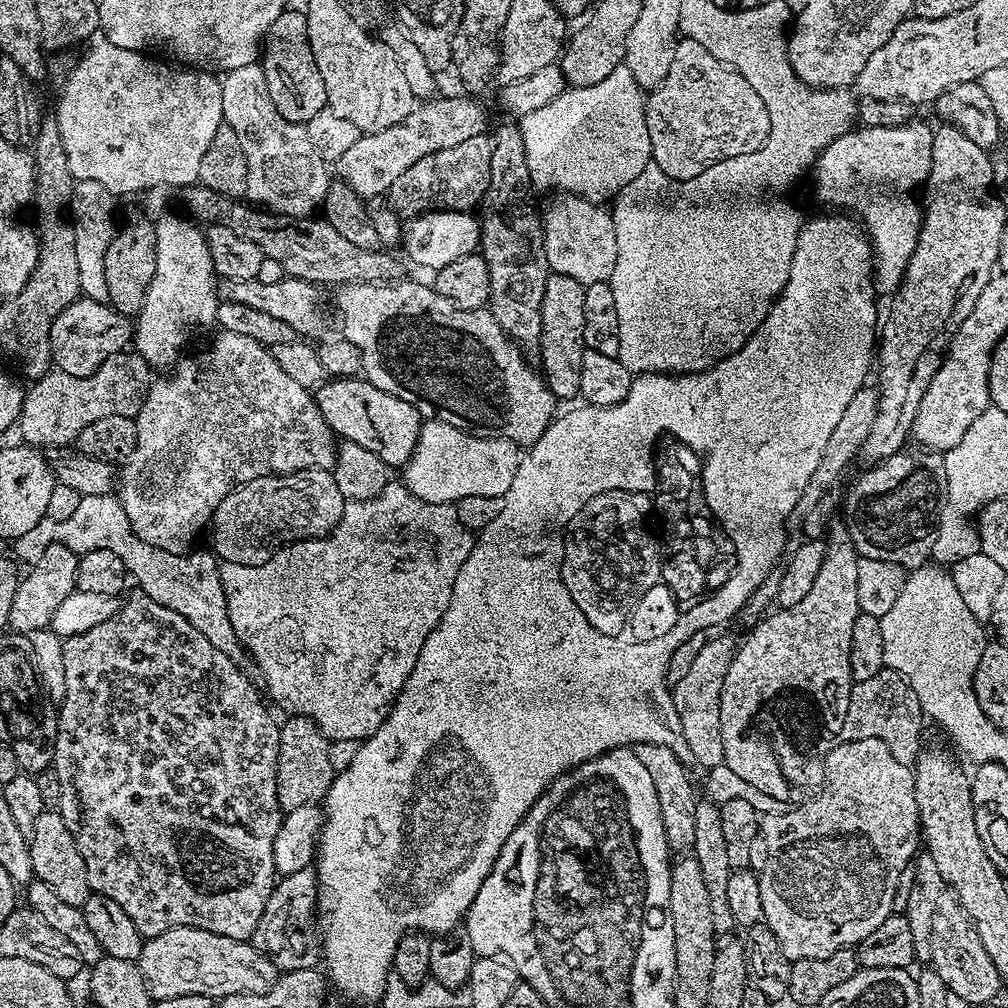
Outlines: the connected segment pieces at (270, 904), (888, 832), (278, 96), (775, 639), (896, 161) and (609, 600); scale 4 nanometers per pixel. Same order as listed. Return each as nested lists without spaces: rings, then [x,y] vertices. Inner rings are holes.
[[[306,867],[277,879],[270,898],[266,898],[266,910],[262,910],[262,918],[258,918],[258,926],[254,926],[250,942],[270,960],[277,973],[316,968],[316,959],[321,959],[322,948],[318,943],[318,932],[313,920],[318,908],[317,891],[316,873],[311,867]]]
[[[862,737],[860,740],[839,743],[827,753],[828,756],[828,785],[817,794],[813,800],[800,804],[797,808],[790,807],[776,815],[765,815],[759,821],[758,832],[763,836],[768,851],[768,860],[759,869],[760,889],[762,890],[763,923],[774,930],[774,938],[778,938],[778,946],[782,946],[782,954],[791,962],[802,958],[826,958],[834,954],[834,950],[842,950],[855,946],[872,933],[877,926],[882,926],[886,918],[893,915],[896,908],[896,891],[900,889],[900,875],[909,867],[910,861],[917,855],[918,845],[922,840],[918,802],[914,798],[915,771],[902,765],[891,754],[892,747],[881,737]]]
[[[286,10],[274,18],[274,26],[264,36],[262,67],[266,74],[266,90],[270,90],[270,102],[278,106],[278,114],[286,122],[306,125],[323,108],[327,108],[326,82],[314,62],[314,50],[310,50],[310,38],[306,34],[306,18],[303,11]]]
[[[836,518],[828,526],[826,533],[826,543],[824,546],[824,557],[822,558],[822,570],[818,570],[818,578],[814,578],[814,587],[811,588],[810,594],[806,594],[806,598],[802,598],[802,602],[794,602],[794,606],[789,608],[777,607],[775,610],[769,611],[751,629],[752,632],[744,640],[744,645],[735,649],[732,661],[730,662],[730,670],[726,670],[726,678],[728,682],[728,692],[732,692],[732,696],[760,696],[760,688],[764,688],[764,684],[808,684],[808,688],[812,688],[812,692],[816,692],[816,696],[820,696],[820,700],[824,700],[824,704],[828,704],[828,712],[846,712],[846,708],[850,701],[850,692],[854,683],[852,679],[852,671],[850,670],[850,642],[854,638],[854,622],[860,617],[860,607],[858,606],[858,562],[862,559],[857,552],[854,542],[848,533],[848,525],[843,519]]]
[[[915,119],[909,124],[904,124],[900,126],[874,126],[873,128],[867,126],[857,127],[851,132],[842,134],[842,138],[838,138],[830,144],[819,156],[814,165],[814,173],[816,172],[816,196],[824,204],[836,204],[837,209],[847,210],[853,217],[858,218],[859,223],[862,225],[871,245],[872,251],[874,253],[874,284],[881,293],[891,294],[900,287],[902,278],[904,277],[904,271],[906,266],[910,262],[910,258],[914,254],[914,246],[916,245],[916,239],[920,233],[920,222],[922,219],[922,208],[918,203],[917,197],[916,200],[911,196],[911,192],[921,187],[924,181],[927,180],[928,175],[930,174],[930,168],[932,166],[932,134],[933,129],[931,127],[927,128],[923,124],[921,119]]]
[[[604,491],[587,500],[565,529],[560,577],[570,594],[575,611],[606,638],[618,638],[627,629],[636,602],[663,575],[664,546],[656,536],[654,502],[647,494],[634,491]]]

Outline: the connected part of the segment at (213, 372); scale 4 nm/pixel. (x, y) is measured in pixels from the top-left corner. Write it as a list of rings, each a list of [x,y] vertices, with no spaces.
[[[223,330],[217,333],[209,348],[204,348],[193,356],[181,355],[171,369],[172,376],[166,377],[165,380],[157,379],[148,389],[148,397],[142,402],[142,410],[134,417],[138,442],[134,446],[134,452],[128,460],[123,461],[118,472],[118,499],[122,510],[126,510],[132,529],[136,531],[138,538],[150,542],[150,546],[158,546],[167,552],[187,553],[195,545],[192,543],[195,542],[196,535],[211,525],[214,510],[220,505],[222,498],[226,498],[240,485],[248,484],[259,476],[297,472],[303,468],[331,469],[336,463],[338,440],[326,418],[320,413],[315,395],[298,382],[294,382],[294,378],[290,378],[286,370],[282,370],[275,351],[271,347],[259,344],[254,338],[246,338],[246,334],[234,334]]]

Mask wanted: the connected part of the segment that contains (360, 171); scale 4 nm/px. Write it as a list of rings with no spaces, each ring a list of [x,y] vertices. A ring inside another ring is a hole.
[[[471,95],[444,96],[441,100],[428,98],[417,103],[412,113],[398,126],[390,126],[386,130],[363,133],[340,160],[335,161],[334,172],[345,184],[349,184],[354,191],[372,202],[375,196],[383,197],[426,154],[438,154],[438,150],[450,150],[470,138],[478,138],[484,131],[484,123],[488,116],[479,104],[479,99]]]

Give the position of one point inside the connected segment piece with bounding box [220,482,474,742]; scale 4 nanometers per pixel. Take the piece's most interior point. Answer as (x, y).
(336, 624)

